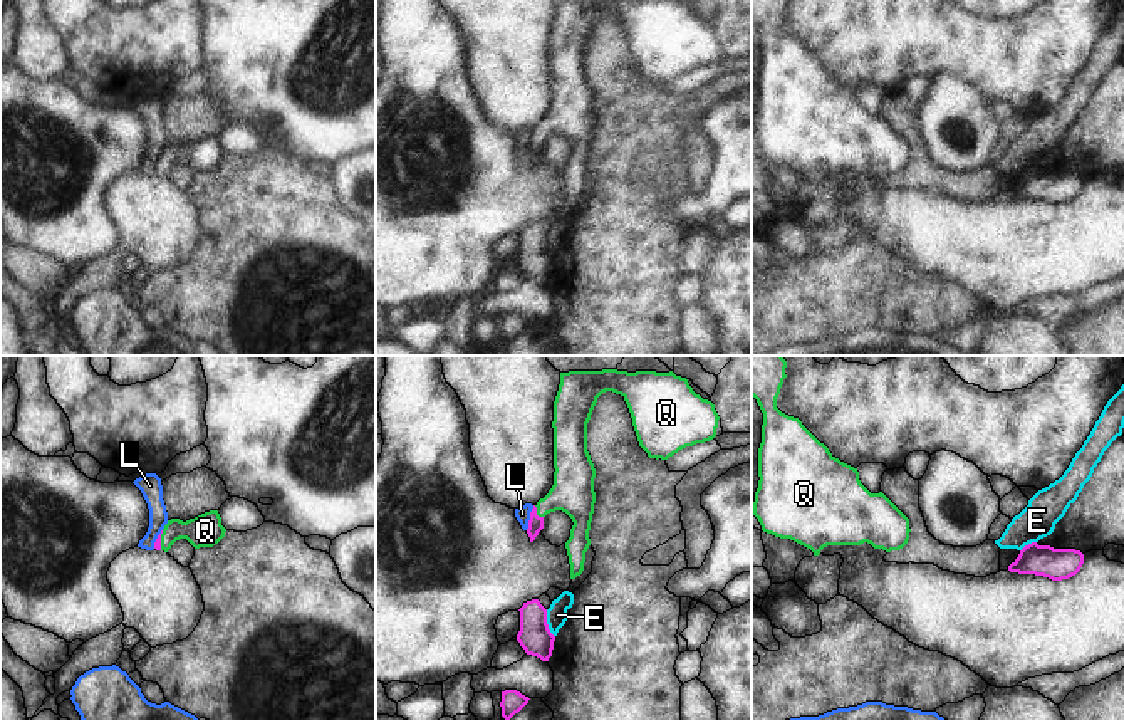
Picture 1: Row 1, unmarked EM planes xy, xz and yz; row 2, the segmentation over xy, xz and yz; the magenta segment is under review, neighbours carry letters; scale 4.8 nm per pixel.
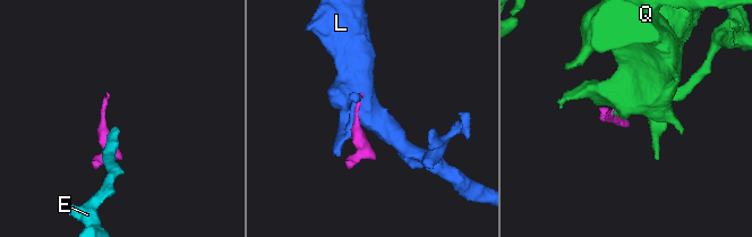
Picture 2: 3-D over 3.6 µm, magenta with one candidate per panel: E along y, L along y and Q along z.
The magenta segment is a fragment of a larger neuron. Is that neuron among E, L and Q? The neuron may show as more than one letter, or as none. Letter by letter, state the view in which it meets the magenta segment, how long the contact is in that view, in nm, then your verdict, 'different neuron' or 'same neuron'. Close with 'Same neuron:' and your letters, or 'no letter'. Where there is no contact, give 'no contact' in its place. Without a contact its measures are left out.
E: xz | 140 nm | different neuron
L: xz | 130 nm | different neuron
Q: xz | 80 nm | same neuron
Same neuron: Q

